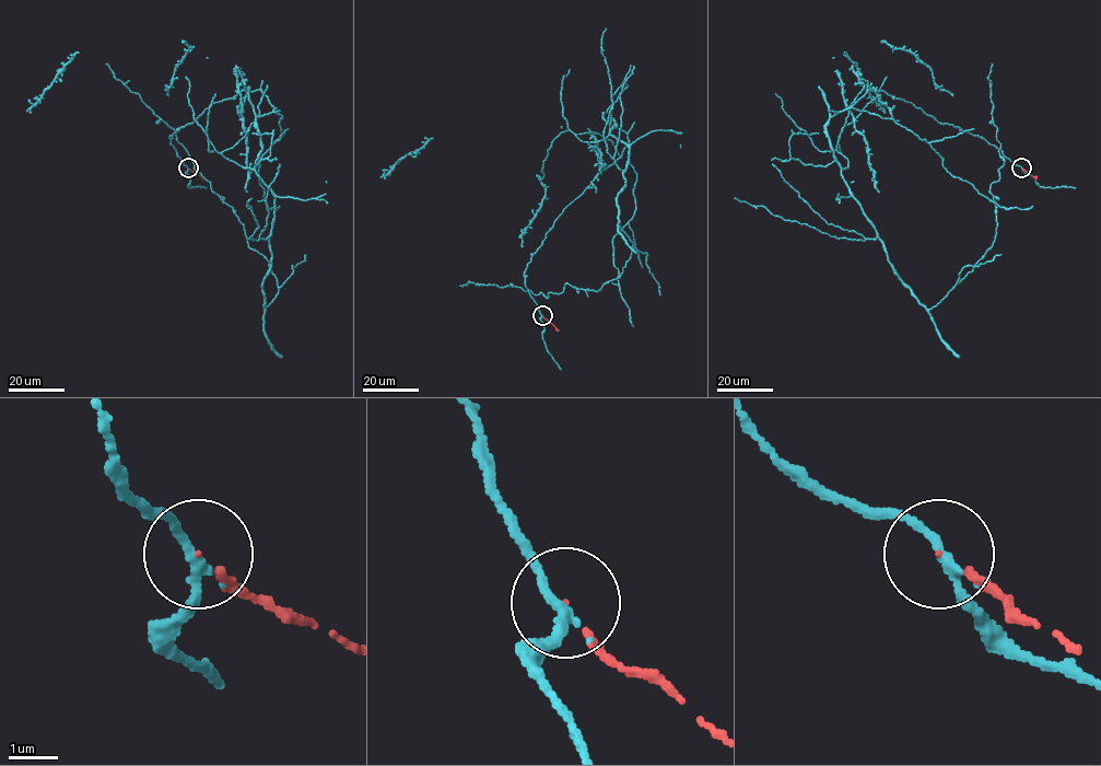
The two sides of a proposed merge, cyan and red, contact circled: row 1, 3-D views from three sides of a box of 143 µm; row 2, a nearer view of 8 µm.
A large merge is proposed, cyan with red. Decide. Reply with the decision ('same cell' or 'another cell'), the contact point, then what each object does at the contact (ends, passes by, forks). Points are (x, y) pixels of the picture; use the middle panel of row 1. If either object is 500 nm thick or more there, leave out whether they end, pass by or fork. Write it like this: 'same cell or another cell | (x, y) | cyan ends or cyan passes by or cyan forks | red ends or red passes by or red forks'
same cell | (542, 315) | cyan passes by | red ends

